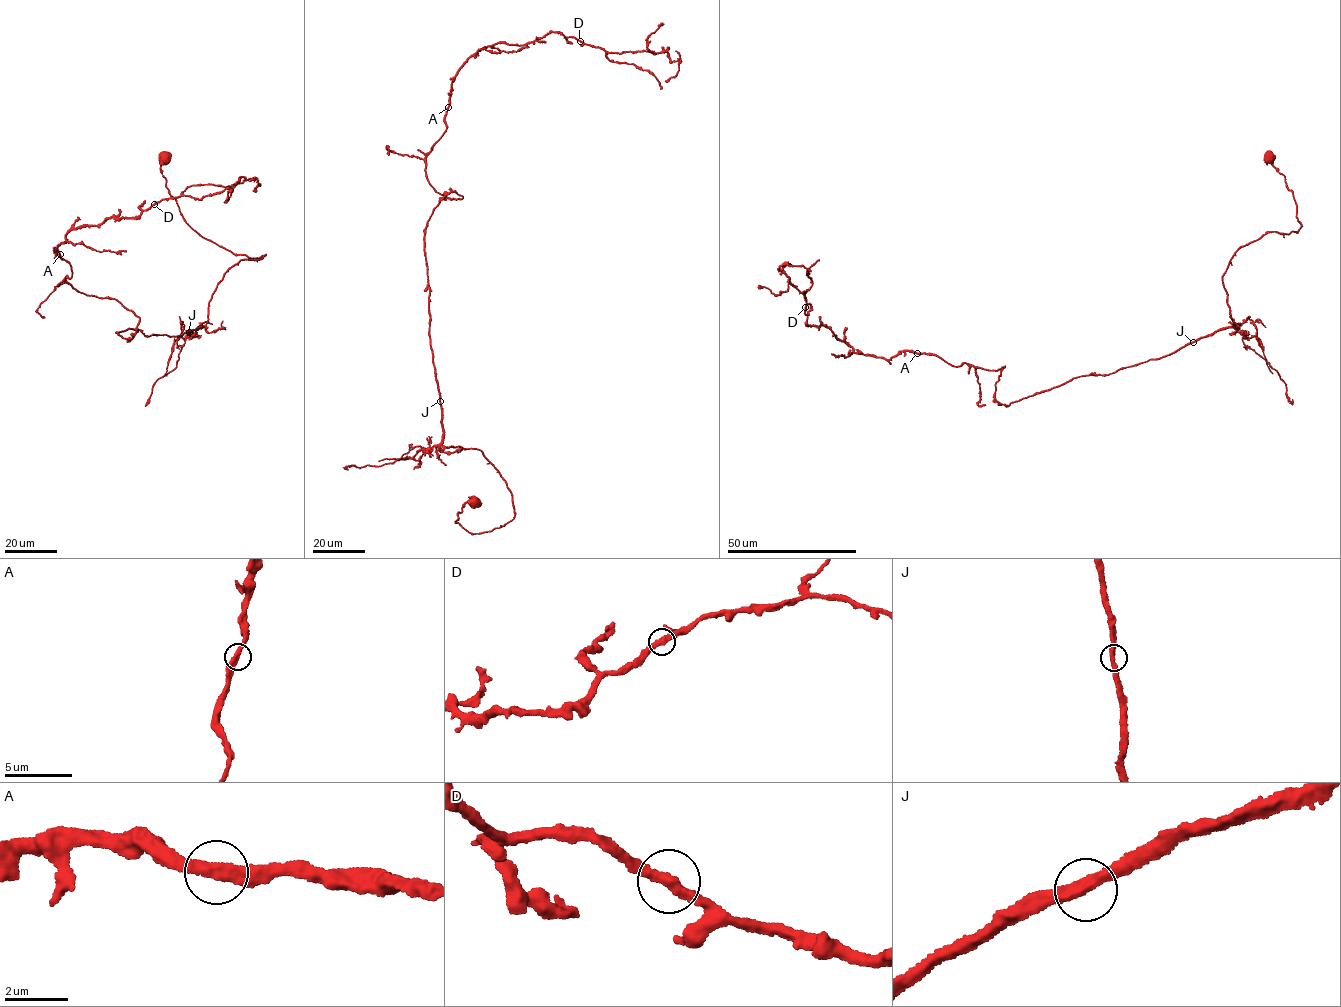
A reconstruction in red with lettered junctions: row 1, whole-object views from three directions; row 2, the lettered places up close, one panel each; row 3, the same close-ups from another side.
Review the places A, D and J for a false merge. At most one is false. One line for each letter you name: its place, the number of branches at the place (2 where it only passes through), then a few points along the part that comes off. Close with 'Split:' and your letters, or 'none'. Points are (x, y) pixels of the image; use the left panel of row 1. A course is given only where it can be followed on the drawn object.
Split: none

